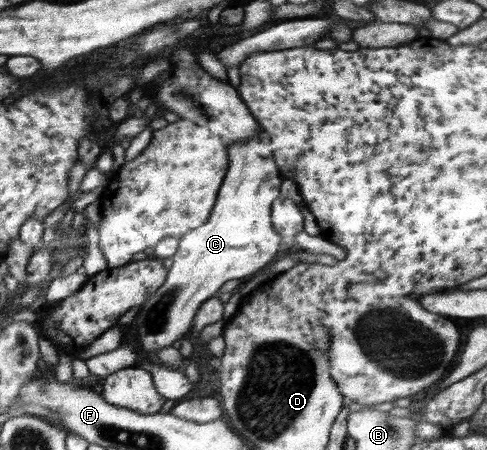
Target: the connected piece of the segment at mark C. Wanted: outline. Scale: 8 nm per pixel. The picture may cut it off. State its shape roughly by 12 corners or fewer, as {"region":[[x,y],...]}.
{"region":[[265,130],[228,145],[205,224],[180,236],[135,318],[148,354],[182,340],[228,280],[282,242]]}

